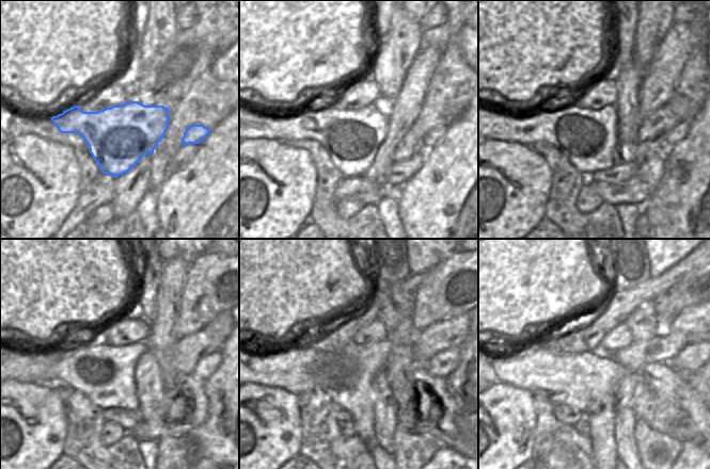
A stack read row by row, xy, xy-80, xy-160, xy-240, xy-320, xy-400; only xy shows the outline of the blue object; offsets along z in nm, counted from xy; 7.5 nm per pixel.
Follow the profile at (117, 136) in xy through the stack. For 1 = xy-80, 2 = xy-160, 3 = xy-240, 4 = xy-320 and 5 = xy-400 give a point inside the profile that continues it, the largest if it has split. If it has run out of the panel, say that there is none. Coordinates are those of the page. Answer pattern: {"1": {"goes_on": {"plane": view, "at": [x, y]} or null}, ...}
{"1": {"goes_on": {"plane": "xy-80", "at": [351, 138]}}, "2": {"goes_on": {"plane": "xy-160", "at": [588, 138]}}, "3": {"goes_on": {"plane": "xy-240", "at": [104, 373]}}, "4": {"goes_on": {"plane": "xy-320", "at": [369, 359]}}, "5": {"goes_on": {"plane": "xy-400", "at": [688, 352]}}}

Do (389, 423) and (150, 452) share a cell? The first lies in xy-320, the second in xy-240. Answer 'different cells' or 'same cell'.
different cells

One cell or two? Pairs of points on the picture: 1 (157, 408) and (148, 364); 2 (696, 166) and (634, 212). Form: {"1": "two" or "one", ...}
{"1": "one", "2": "two"}

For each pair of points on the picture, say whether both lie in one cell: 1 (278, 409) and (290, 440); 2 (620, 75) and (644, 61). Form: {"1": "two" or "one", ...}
{"1": "one", "2": "two"}

